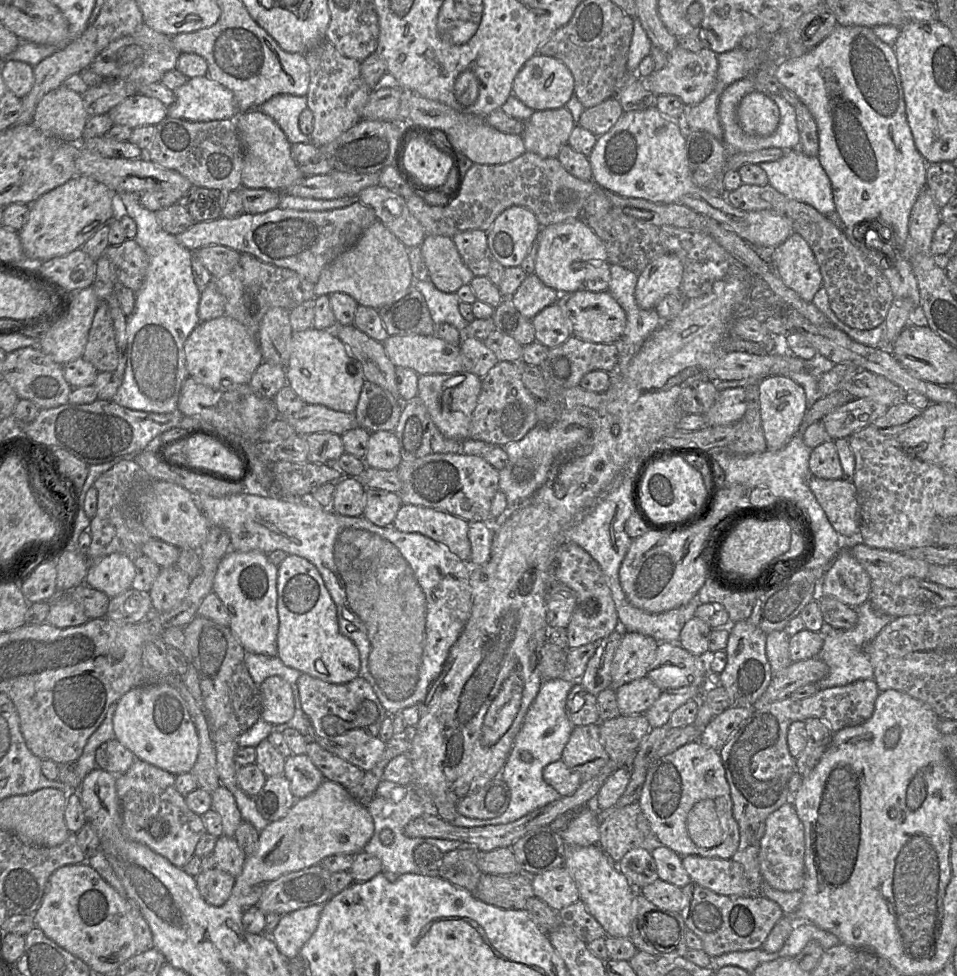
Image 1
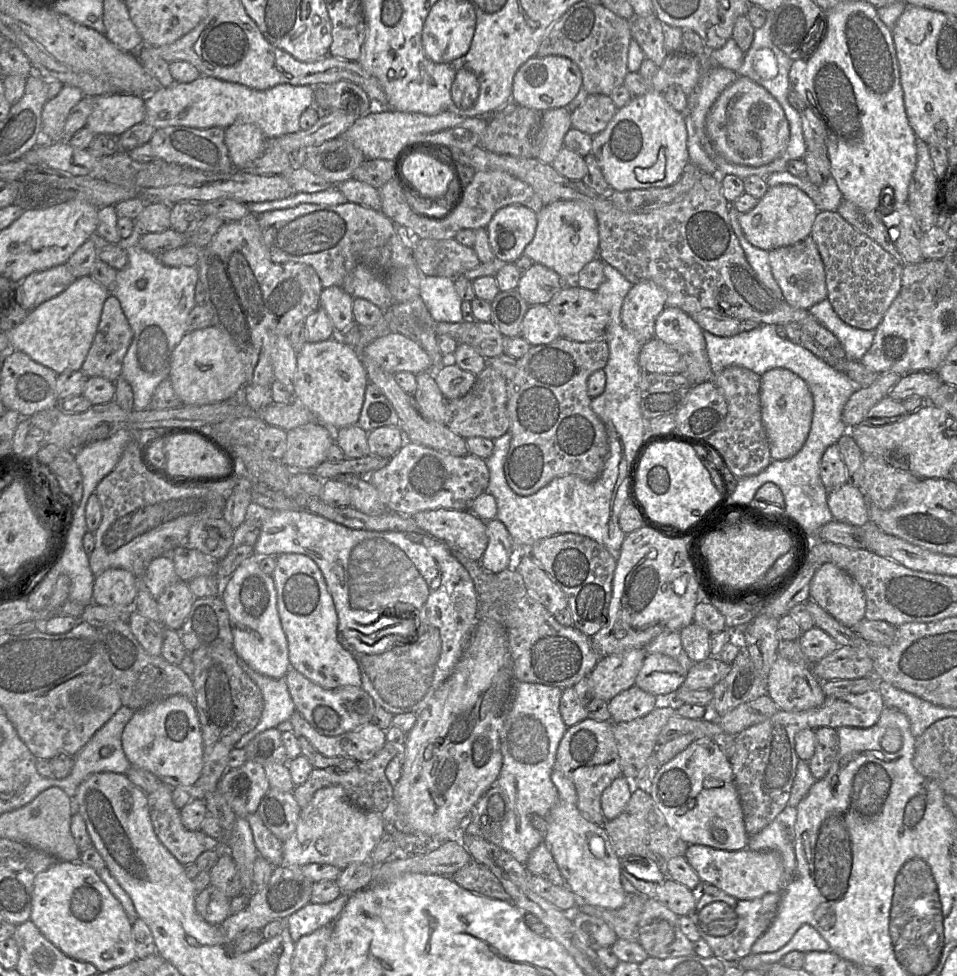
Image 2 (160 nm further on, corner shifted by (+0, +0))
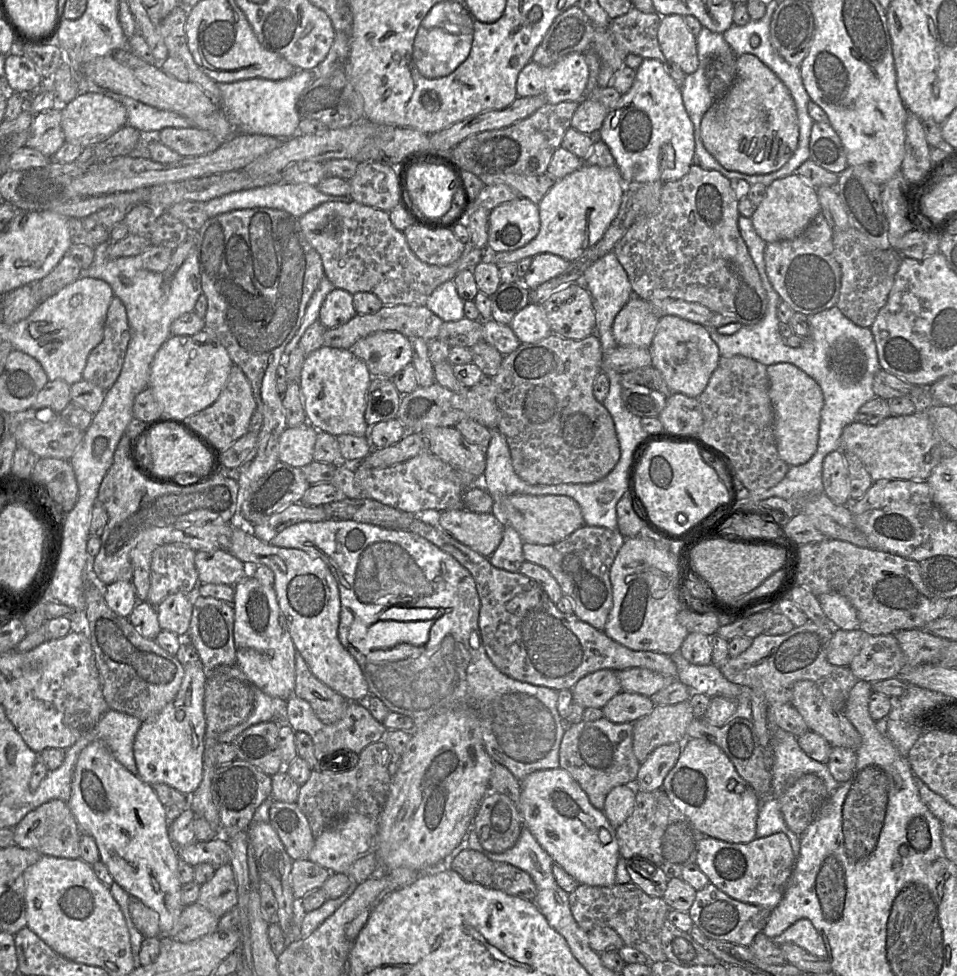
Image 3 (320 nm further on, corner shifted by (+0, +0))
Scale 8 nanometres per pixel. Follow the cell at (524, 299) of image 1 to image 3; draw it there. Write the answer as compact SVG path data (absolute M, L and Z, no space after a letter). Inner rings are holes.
M538 254L532 258L531 265L522 282L529 290L533 290L539 285L564 273L570 263L571 262L555 254Z

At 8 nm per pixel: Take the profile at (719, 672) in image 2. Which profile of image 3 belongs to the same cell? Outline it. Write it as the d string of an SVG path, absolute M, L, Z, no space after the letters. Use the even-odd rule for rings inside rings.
M808 619L803 626L794 627L783 635L762 633L739 656L729 657L719 670L730 682L745 689L762 689L768 705L791 704L792 689L796 682L814 682L834 709L843 709L849 693L858 679L848 666L835 666L827 660L827 648L834 627L817 625Z

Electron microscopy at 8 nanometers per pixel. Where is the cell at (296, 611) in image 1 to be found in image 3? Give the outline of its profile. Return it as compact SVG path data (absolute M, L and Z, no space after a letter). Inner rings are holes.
M239 520L231 523L232 534L227 551L244 563L245 577L251 576L253 566L264 565L272 570L273 588L291 639L313 675L348 701L365 701L370 695L367 682L357 661L338 638L340 594L337 582L325 562L299 549L264 542Z

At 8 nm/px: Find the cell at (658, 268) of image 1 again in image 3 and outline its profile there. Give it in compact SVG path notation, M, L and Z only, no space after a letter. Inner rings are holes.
M632 296L615 317L613 337L618 346L649 348L659 319L651 302Z

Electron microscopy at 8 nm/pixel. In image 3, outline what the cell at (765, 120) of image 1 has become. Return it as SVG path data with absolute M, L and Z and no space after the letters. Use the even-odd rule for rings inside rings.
M753 54L737 57L736 78L725 96L716 100L701 121L707 151L729 171L770 174L793 156L799 140L799 120L792 95L780 78Z

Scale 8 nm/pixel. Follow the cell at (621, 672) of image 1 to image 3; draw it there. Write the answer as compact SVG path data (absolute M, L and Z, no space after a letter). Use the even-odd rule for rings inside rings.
M601 669L582 677L571 689L573 701L584 709L603 708L622 691L617 671Z

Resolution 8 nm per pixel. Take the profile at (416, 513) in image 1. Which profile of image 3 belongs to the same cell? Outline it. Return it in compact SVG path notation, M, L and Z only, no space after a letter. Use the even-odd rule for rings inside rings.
M449 509L430 514L435 524L460 543L489 558L497 549L506 524L492 513Z

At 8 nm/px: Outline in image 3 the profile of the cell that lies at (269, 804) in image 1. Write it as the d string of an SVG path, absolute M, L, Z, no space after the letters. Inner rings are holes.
M273 801L268 822L277 832L292 860L308 859L315 838L306 816L296 803Z

